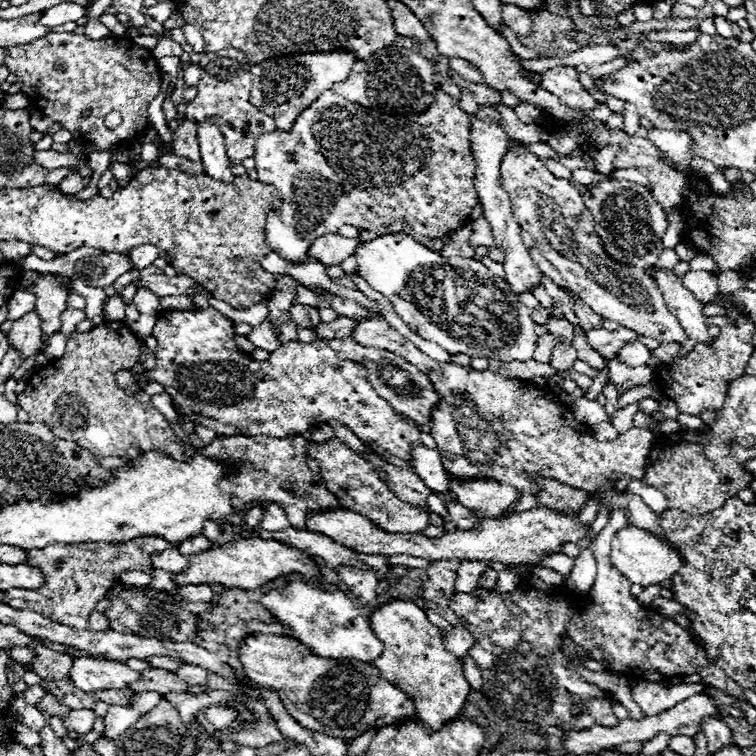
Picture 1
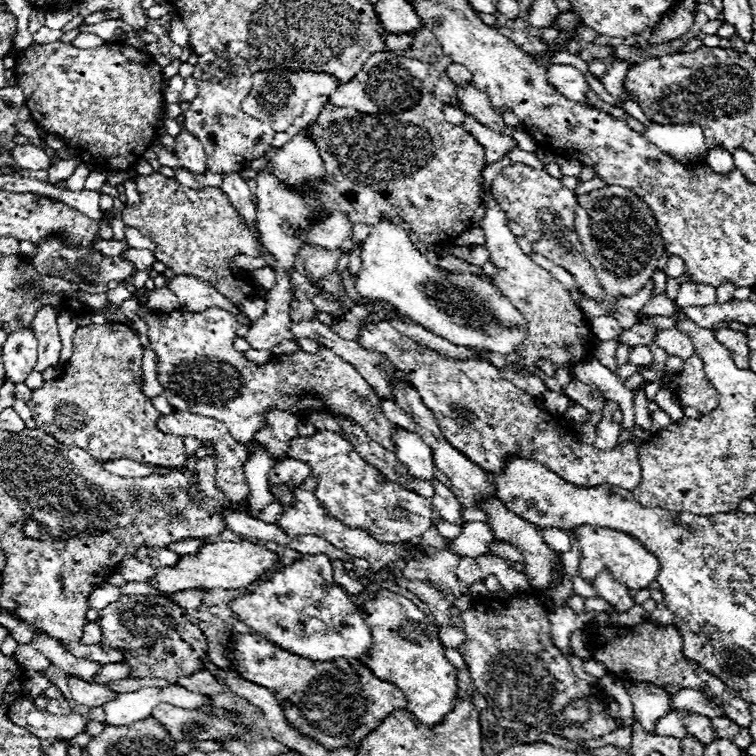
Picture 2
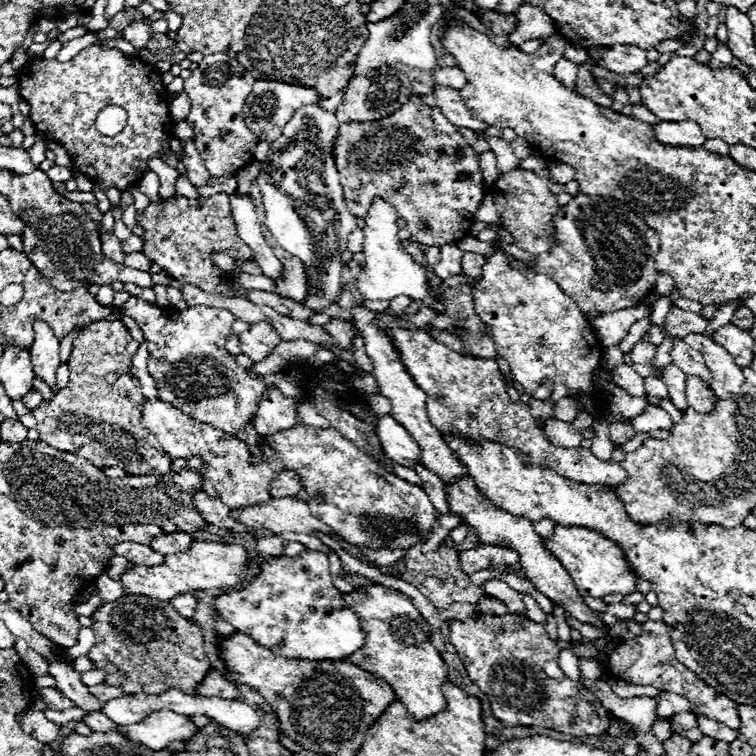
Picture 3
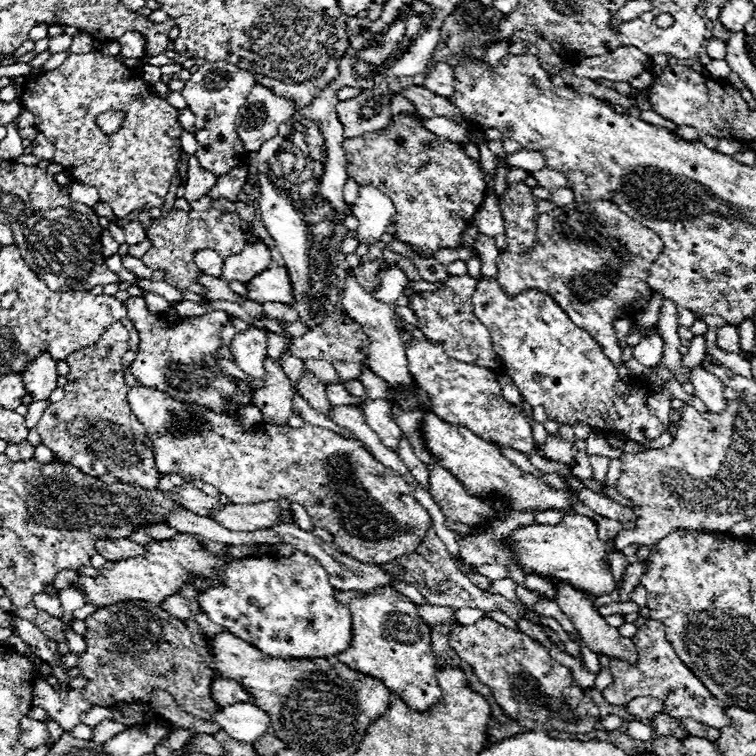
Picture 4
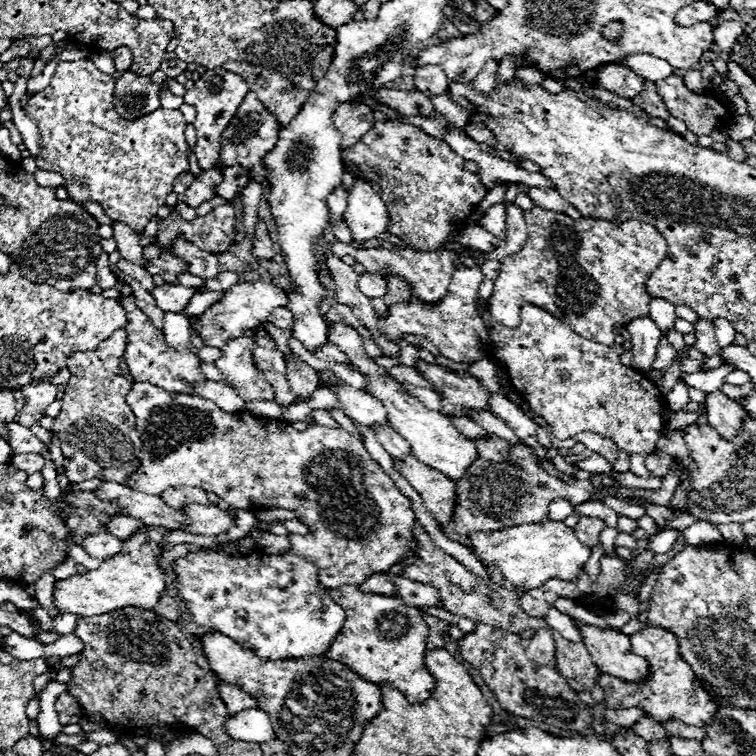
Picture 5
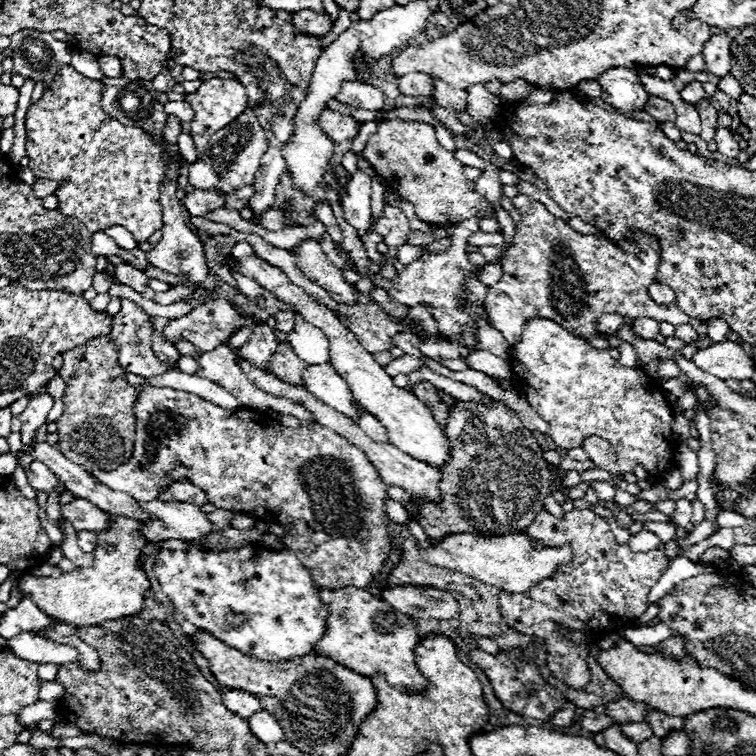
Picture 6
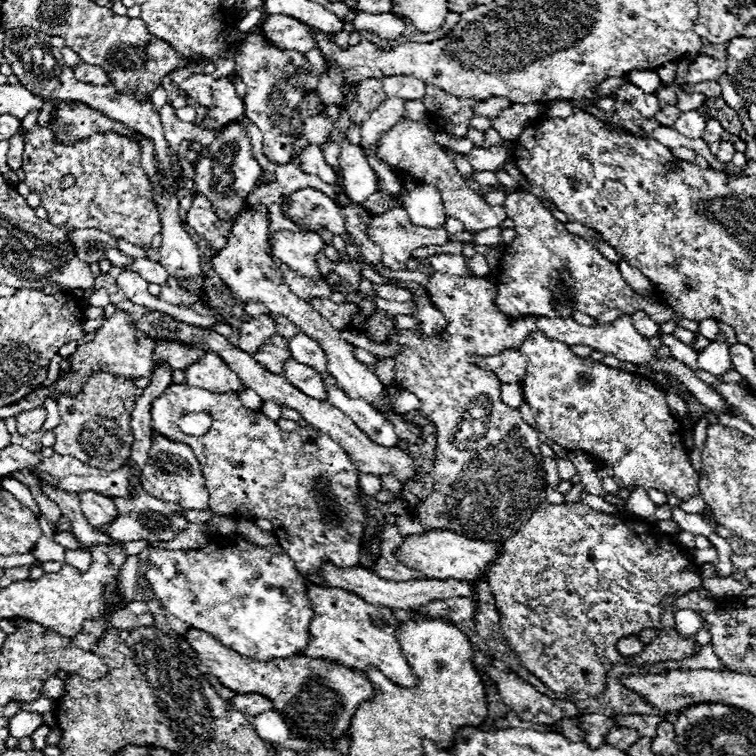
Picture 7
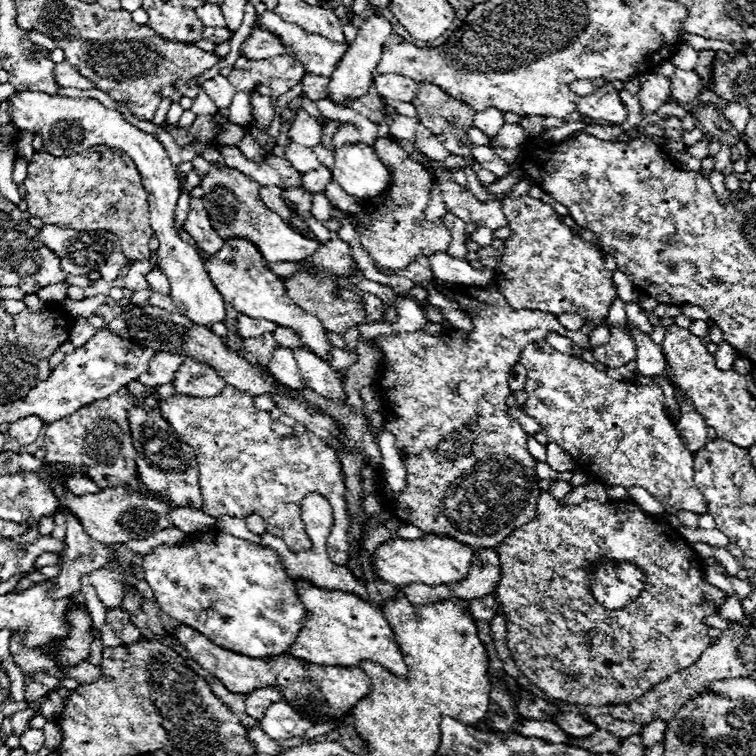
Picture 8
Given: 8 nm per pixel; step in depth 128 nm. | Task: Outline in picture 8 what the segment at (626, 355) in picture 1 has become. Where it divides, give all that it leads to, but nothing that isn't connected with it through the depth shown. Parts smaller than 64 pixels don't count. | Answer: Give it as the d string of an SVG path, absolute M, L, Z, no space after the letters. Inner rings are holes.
M626 302L626 306L624 306L624 310L626 310L626 318L628 318L628 322L632 324L632 326L636 326L638 330L642 330L642 332L652 332L652 324L648 322L648 316L646 316L646 312L636 304L636 302Z

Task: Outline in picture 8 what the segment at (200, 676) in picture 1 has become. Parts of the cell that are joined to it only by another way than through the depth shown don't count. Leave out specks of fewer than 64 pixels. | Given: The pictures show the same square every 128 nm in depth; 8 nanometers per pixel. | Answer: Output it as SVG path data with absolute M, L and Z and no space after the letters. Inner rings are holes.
M270 686L270 688L260 688L260 690L254 690L246 696L246 714L256 718L256 720L262 720L264 718L264 712L266 708L272 704L272 702L280 702L280 690Z

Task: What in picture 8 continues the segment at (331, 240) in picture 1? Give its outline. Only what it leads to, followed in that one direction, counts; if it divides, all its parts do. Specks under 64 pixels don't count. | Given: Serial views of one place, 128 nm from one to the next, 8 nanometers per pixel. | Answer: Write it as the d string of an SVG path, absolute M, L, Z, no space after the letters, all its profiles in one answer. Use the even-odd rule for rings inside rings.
M156 352L156 356L150 360L148 372L138 376L138 382L142 382L146 388L170 384L174 378L174 372L178 366L184 362L182 354L166 354L166 352Z

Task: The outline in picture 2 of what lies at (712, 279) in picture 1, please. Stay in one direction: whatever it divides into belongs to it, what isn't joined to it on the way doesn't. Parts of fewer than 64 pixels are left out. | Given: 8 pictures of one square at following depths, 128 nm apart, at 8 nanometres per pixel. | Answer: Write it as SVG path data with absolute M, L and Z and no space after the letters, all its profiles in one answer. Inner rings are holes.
M682 284L676 304L678 306L708 306L716 302L716 288L712 286L702 286L702 284Z

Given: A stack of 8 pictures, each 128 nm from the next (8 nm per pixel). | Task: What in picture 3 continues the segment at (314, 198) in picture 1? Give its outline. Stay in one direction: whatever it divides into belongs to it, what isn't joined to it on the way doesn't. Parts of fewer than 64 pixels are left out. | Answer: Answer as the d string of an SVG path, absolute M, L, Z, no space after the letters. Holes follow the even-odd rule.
M416 98L406 102L402 110L378 122L340 124L338 140L334 144L334 158L340 172L346 206L354 216L364 218L370 202L376 196L384 198L396 208L398 218L406 222L412 240L424 246L444 246L468 236L474 224L474 212L484 198L484 180L478 164L478 154L458 132L452 136L438 132L432 122L430 108L422 106L422 102ZM268 322L252 324L248 332L238 336L238 340L240 340L242 354L246 354L252 362L264 360L266 354L270 354L274 350L274 346L278 342L282 342L278 332Z

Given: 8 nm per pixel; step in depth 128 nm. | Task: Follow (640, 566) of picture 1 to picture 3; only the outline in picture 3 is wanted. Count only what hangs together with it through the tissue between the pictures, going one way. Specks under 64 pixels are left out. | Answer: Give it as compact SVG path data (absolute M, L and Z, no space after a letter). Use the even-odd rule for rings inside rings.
M556 526L552 536L542 538L542 544L546 550L562 562L564 570L572 576L574 586L578 586L578 592L582 596L594 596L594 598L604 598L606 594L630 594L636 590L636 582L632 574L628 572L630 562L626 560L624 550L610 538L606 538L600 532L594 532L590 528L582 526Z

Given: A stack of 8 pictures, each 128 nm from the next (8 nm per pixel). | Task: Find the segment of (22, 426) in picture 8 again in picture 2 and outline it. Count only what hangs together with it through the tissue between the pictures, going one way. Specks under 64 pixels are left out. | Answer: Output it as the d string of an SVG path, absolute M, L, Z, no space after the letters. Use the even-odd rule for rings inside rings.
M44 306L36 312L32 320L34 336L38 338L38 362L36 370L44 372L48 368L56 368L60 360L60 334L56 328L56 310L52 306Z

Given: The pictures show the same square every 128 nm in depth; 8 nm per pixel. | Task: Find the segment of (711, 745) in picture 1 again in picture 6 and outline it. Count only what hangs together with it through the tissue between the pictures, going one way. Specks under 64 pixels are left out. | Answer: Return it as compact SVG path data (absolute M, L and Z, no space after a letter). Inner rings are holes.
M630 722L630 724L624 724L622 726L622 734L626 738L630 738L632 742L644 742L648 738L652 738L652 728L646 724L646 722Z

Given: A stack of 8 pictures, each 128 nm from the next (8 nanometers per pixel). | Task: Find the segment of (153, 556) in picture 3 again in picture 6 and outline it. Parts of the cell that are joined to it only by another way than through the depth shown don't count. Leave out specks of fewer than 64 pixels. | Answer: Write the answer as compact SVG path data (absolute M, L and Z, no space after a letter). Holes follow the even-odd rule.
M82 530L82 532L78 532L76 536L78 536L78 546L80 546L84 552L92 554L92 552L94 552L94 546L96 546L96 534L94 534L94 532L88 532L88 530Z

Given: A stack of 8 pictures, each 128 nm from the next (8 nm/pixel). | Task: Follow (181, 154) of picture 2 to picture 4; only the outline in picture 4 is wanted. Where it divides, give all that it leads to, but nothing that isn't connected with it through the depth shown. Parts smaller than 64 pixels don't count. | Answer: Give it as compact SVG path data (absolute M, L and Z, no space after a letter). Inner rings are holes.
M192 156L188 160L188 182L186 182L186 194L184 194L184 198L188 202L194 202L194 200L204 198L214 188L216 180L218 180L218 176L216 174L210 174L208 170L204 170L198 164L198 158Z

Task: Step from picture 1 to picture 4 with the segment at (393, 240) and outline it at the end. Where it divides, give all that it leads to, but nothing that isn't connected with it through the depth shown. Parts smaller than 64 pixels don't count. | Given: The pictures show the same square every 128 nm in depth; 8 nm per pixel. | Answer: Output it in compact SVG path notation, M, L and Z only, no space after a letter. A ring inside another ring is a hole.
M360 186L358 198L352 204L352 216L358 220L358 242L374 244L392 224L396 208L392 200L374 186ZM394 266L388 272L378 272L378 276L380 276L380 288L374 294L374 298L378 298L380 302L386 302L386 304L393 304L395 306L394 302L406 290L406 284L408 284L406 274L398 266Z

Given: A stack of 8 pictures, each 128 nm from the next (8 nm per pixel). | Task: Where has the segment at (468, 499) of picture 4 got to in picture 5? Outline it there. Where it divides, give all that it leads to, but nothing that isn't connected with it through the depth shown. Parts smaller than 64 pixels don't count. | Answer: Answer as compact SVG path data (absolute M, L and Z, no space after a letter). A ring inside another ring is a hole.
M414 456L394 460L394 470L422 496L426 508L440 524L448 524L454 510L454 482Z

